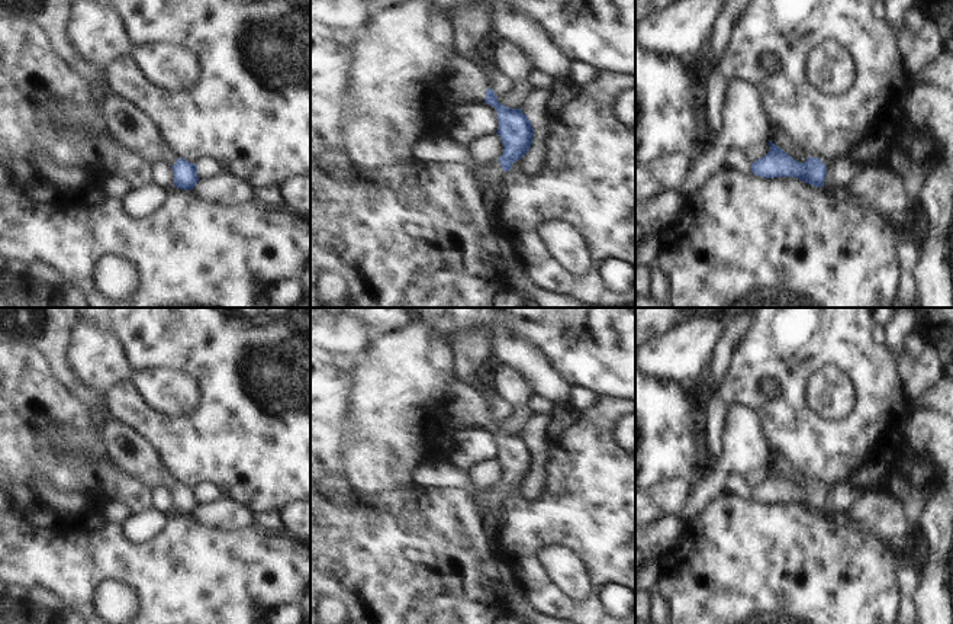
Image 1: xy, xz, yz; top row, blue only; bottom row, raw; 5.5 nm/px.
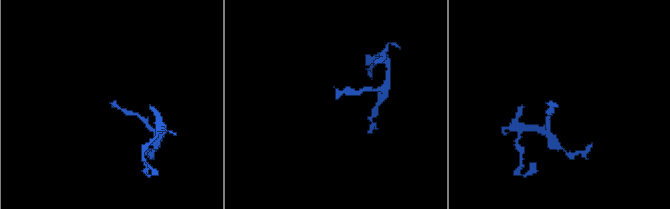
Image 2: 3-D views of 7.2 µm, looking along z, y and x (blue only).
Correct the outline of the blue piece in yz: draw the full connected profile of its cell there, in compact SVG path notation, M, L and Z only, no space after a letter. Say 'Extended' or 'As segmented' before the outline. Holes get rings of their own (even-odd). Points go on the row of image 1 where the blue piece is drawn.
Extended. M769 141L769 145L770 151L751 164L754 176L766 178L796 177L815 187L824 187L827 168L836 161L825 157L808 157L805 163L799 163L772 141Z

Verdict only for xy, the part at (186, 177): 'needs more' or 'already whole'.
needs more

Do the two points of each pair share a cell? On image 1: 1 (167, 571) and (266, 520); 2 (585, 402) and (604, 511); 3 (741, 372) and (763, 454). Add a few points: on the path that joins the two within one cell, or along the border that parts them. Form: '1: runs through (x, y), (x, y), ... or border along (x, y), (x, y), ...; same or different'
1: border along (254, 524), (263, 530); different
2: border along (598, 395), (592, 405), (578, 412); different
3: border along (734, 401), (759, 418), (768, 443); different

